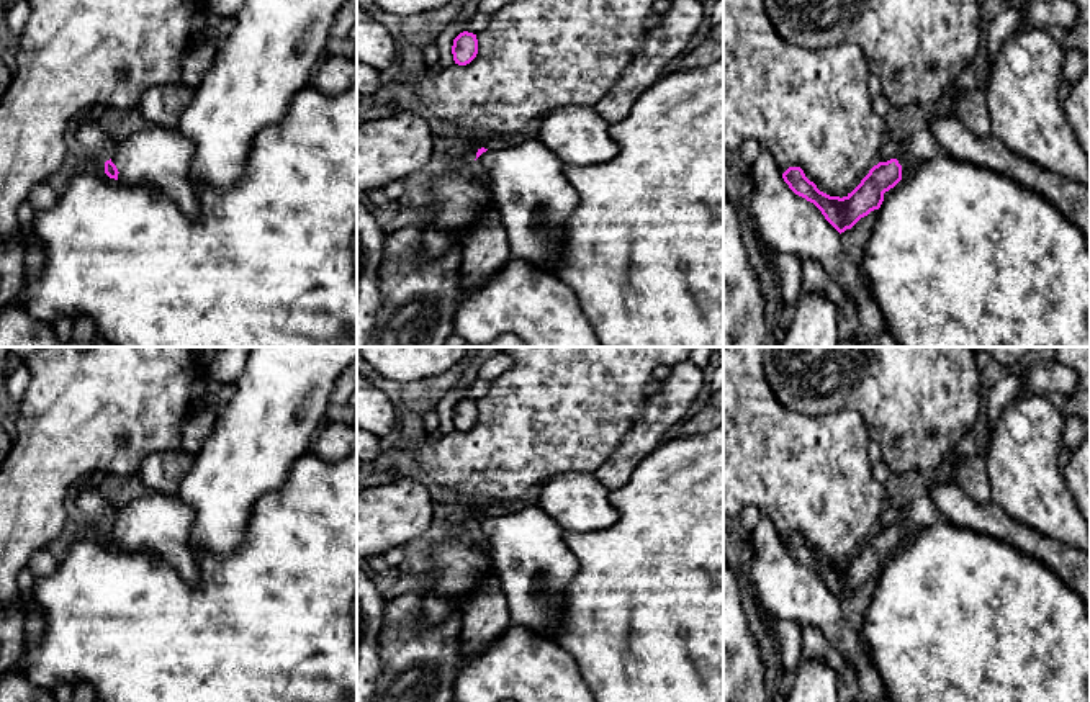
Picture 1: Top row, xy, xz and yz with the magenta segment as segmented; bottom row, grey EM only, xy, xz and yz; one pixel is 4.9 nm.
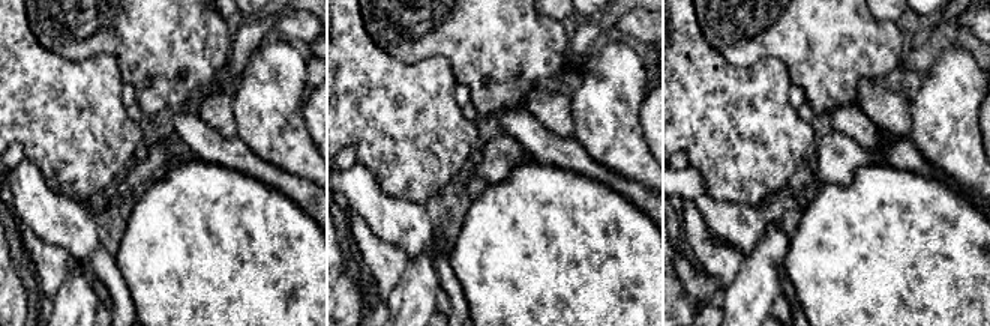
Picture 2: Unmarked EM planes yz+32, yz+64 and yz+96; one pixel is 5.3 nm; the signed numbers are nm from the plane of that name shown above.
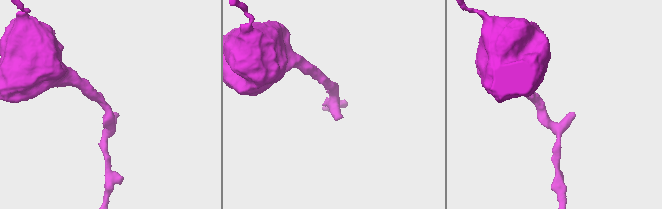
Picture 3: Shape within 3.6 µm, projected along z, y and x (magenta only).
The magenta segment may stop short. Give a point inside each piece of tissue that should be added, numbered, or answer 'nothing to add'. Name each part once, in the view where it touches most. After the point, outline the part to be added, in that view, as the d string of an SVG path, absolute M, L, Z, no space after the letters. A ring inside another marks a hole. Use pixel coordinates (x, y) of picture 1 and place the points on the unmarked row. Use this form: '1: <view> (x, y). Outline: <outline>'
1: xy (159, 524). Outline: M154 493L119 509L111 522L124 551L154 553L190 584L200 584L200 569L188 547L193 511L175 494Z

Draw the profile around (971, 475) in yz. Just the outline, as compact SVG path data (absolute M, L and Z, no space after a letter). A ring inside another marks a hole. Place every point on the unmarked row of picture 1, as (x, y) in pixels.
M972 455L954 466L948 466L954 483L977 504L989 504L992 501L992 484L985 466L985 457Z

